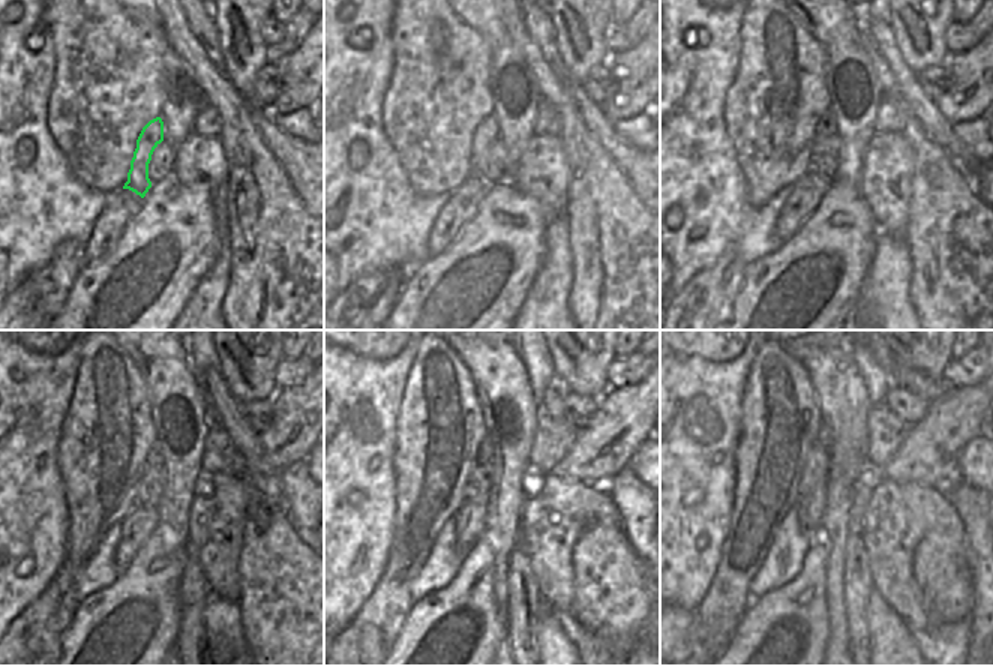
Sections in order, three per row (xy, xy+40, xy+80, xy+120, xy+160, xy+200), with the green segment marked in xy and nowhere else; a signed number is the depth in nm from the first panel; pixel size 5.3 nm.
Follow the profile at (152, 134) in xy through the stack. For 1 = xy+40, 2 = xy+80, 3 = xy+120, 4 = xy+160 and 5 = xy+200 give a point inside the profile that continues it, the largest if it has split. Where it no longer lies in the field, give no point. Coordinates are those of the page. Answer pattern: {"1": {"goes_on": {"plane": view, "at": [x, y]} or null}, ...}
{"1": {"goes_on": {"plane": "xy+40", "at": [488, 131]}}, "2": {"goes_on": {"plane": "xy+80", "at": [825, 126]}}, "3": {"goes_on": {"plane": "xy+120", "at": [153, 459]}}, "4": {"goes_on": {"plane": "xy+160", "at": [488, 453]}}, "5": {"goes_on": {"plane": "xy+200", "at": [824, 437]}}}

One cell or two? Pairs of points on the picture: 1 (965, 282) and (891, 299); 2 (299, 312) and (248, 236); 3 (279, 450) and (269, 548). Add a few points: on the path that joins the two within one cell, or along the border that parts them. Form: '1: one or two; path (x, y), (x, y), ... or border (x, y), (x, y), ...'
1: two; border (909, 260), (909, 303), (917, 314)
2: one; path (290, 293), (279, 281), (279, 267), (267, 255)
3: two; border (246, 476), (273, 480)

